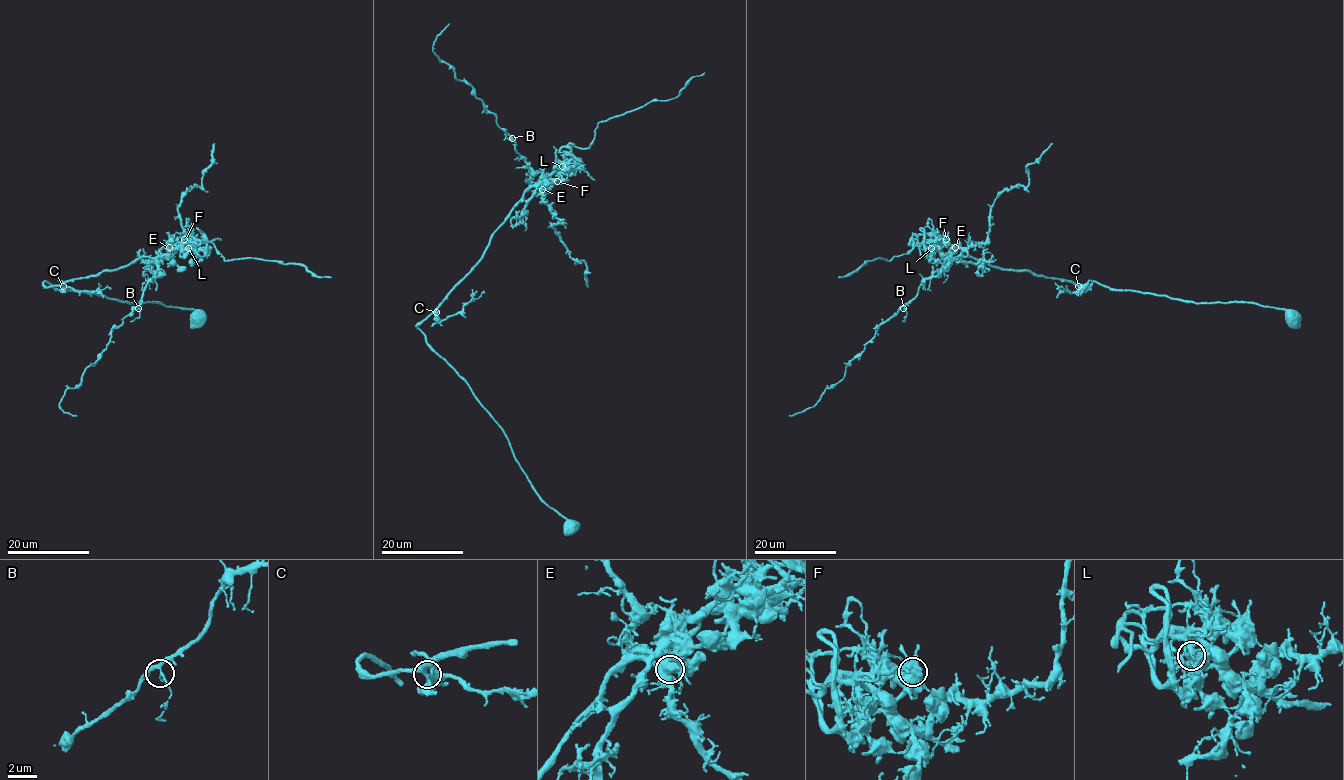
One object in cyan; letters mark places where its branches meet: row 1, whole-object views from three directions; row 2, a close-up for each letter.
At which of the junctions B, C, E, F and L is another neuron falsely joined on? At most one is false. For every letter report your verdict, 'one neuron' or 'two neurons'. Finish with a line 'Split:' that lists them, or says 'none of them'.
B: one neuron
C: one neuron
E: two neurons
F: one neuron
L: one neuron
Split: E

